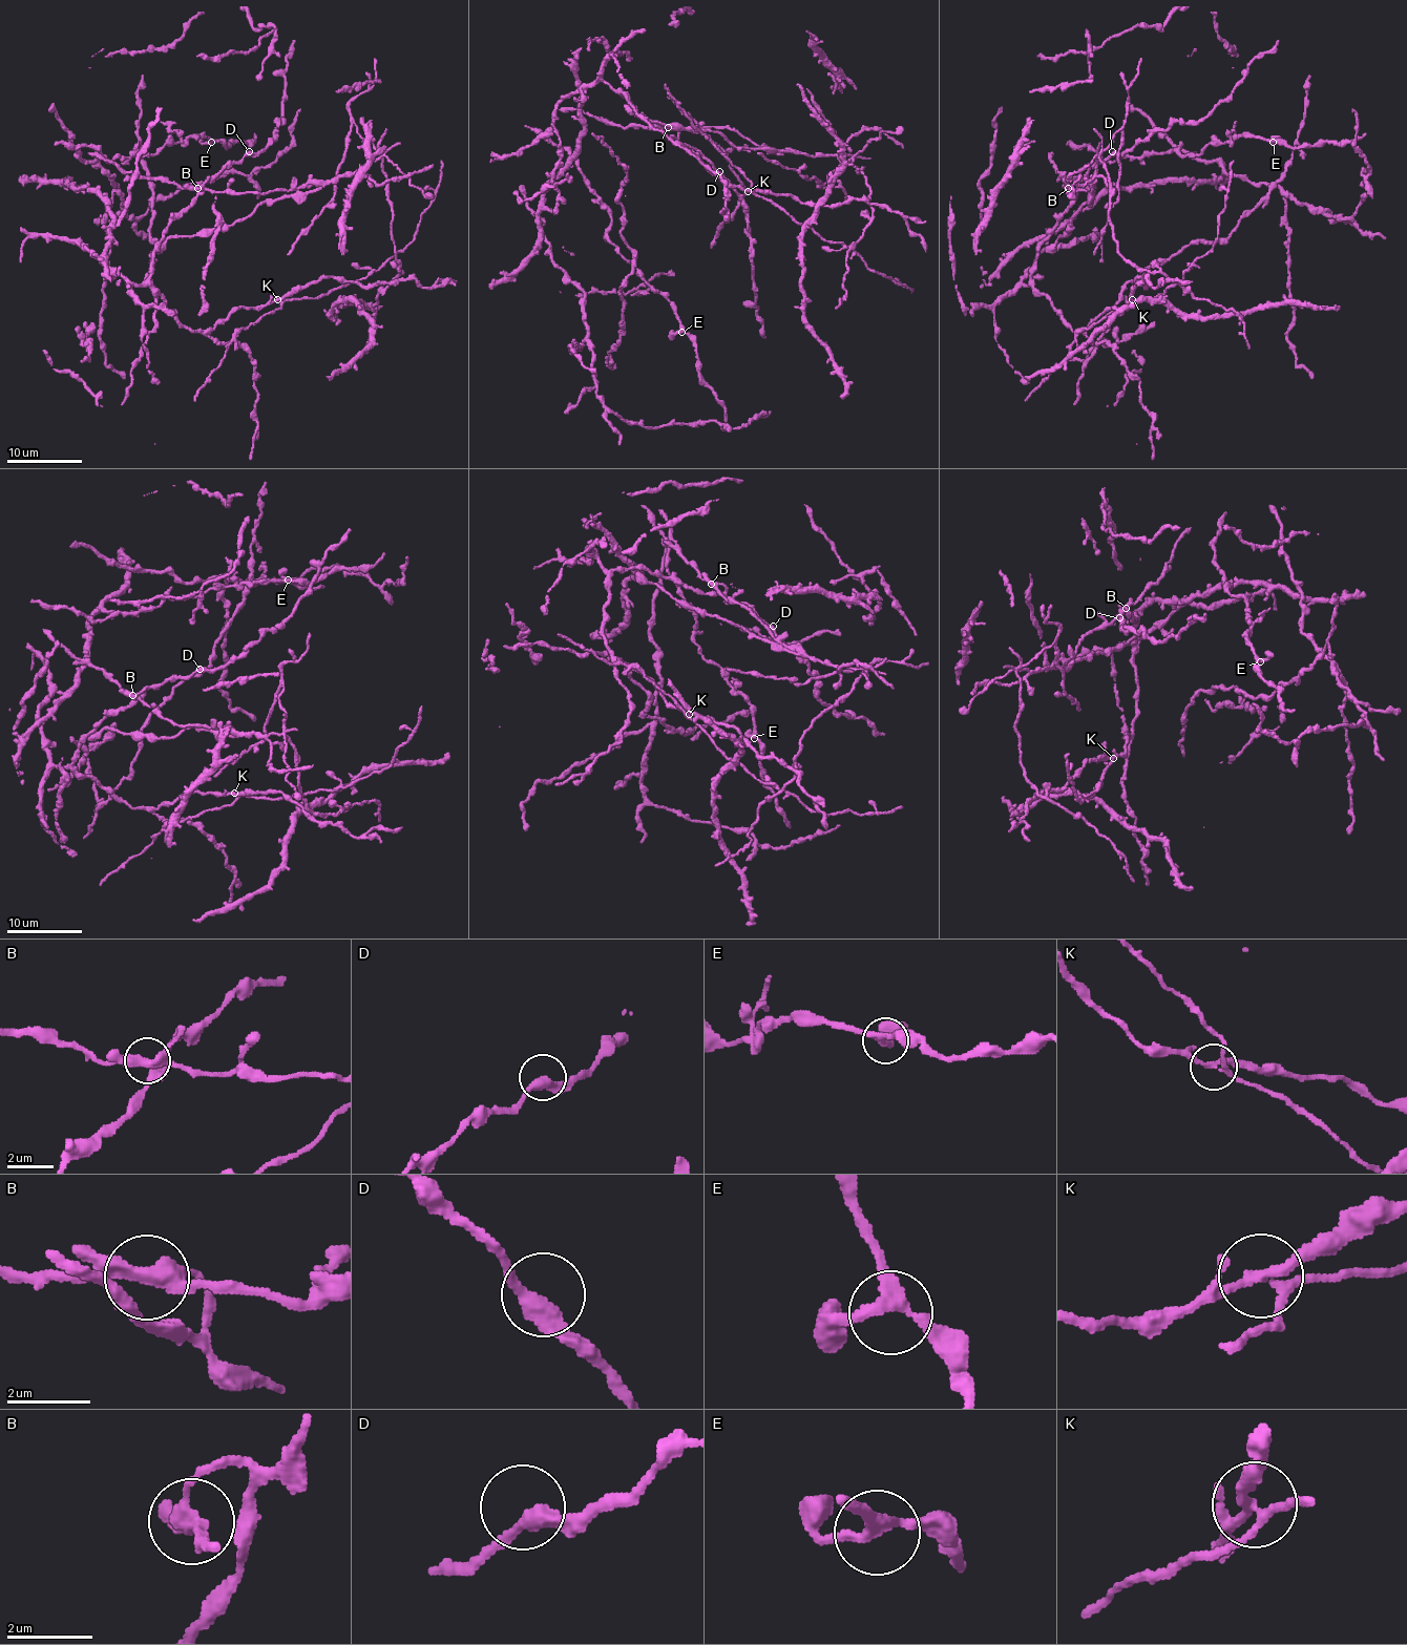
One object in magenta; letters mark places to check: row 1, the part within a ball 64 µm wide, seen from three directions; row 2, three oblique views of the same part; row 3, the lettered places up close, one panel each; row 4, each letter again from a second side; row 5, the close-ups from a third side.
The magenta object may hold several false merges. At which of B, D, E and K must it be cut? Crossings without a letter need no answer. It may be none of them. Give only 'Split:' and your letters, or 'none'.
Split: B, K

